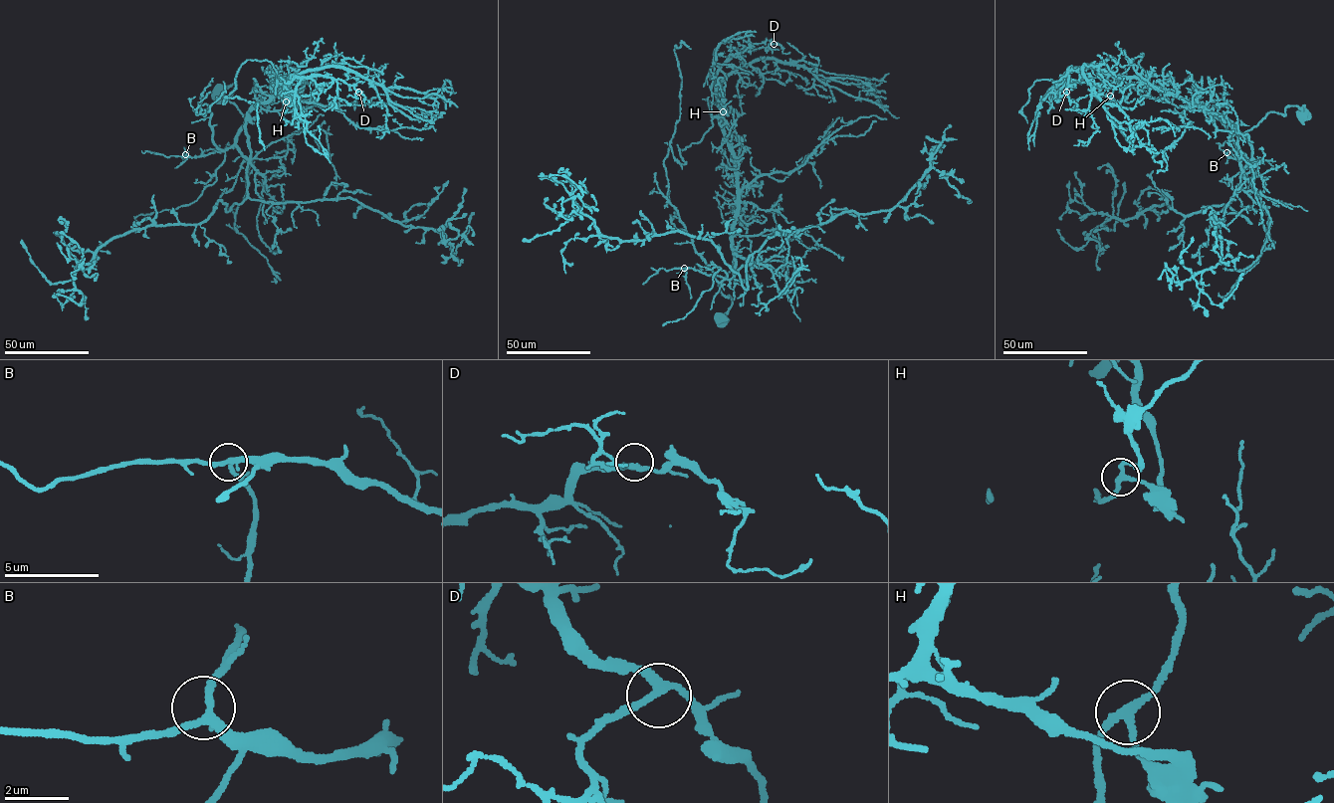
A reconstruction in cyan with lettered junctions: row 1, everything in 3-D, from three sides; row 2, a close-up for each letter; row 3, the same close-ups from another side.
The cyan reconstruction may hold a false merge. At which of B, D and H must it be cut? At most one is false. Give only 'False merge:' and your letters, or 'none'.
False merge: H

